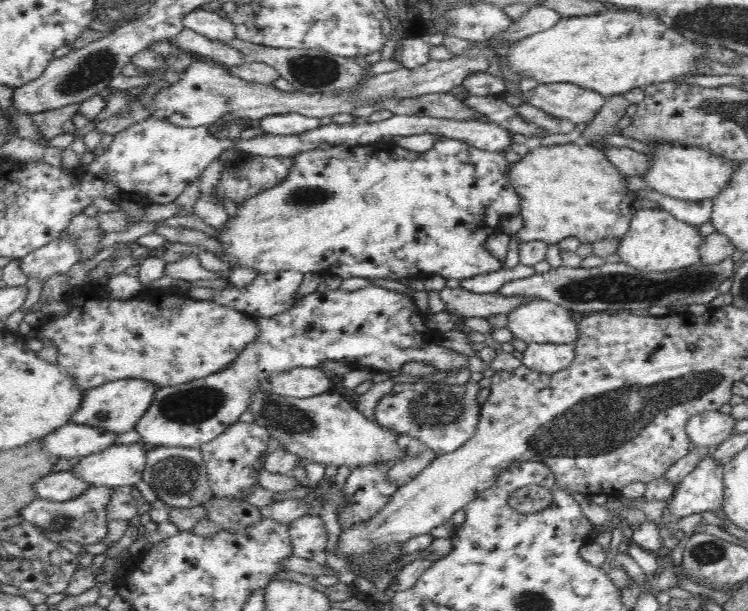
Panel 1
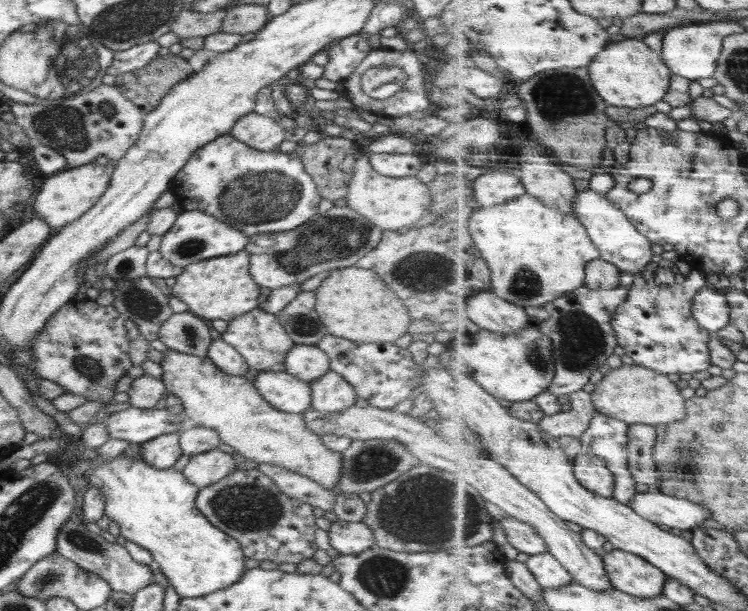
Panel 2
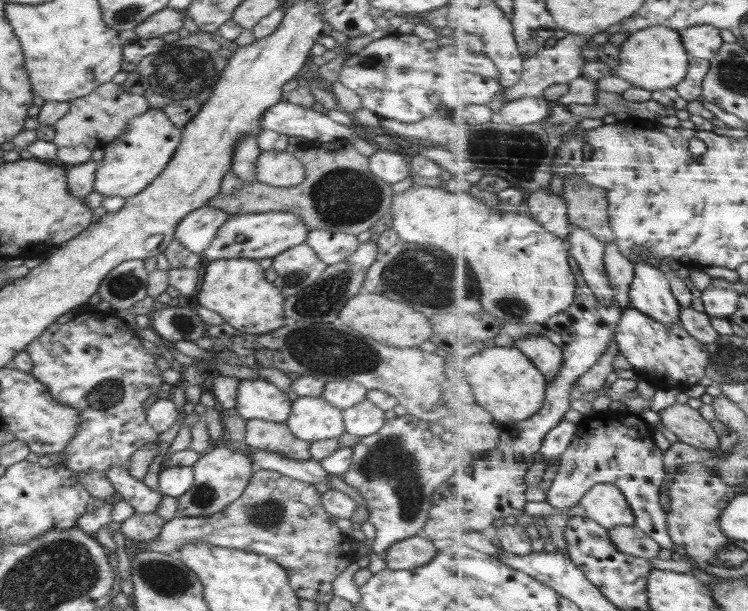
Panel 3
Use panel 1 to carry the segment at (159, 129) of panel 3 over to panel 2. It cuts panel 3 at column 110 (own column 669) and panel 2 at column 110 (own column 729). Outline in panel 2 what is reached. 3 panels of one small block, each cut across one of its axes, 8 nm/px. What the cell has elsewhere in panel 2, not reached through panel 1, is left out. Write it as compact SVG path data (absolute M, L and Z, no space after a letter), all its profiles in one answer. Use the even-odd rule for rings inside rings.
M94 161L77 166L76 168L66 168L59 173L41 177L39 180L39 188L36 193L36 201L34 202L34 216L40 216L48 222L51 228L64 228L66 224L81 218L88 213L96 202L108 191L112 174L116 168L116 162L109 162L108 165L98 165Z

